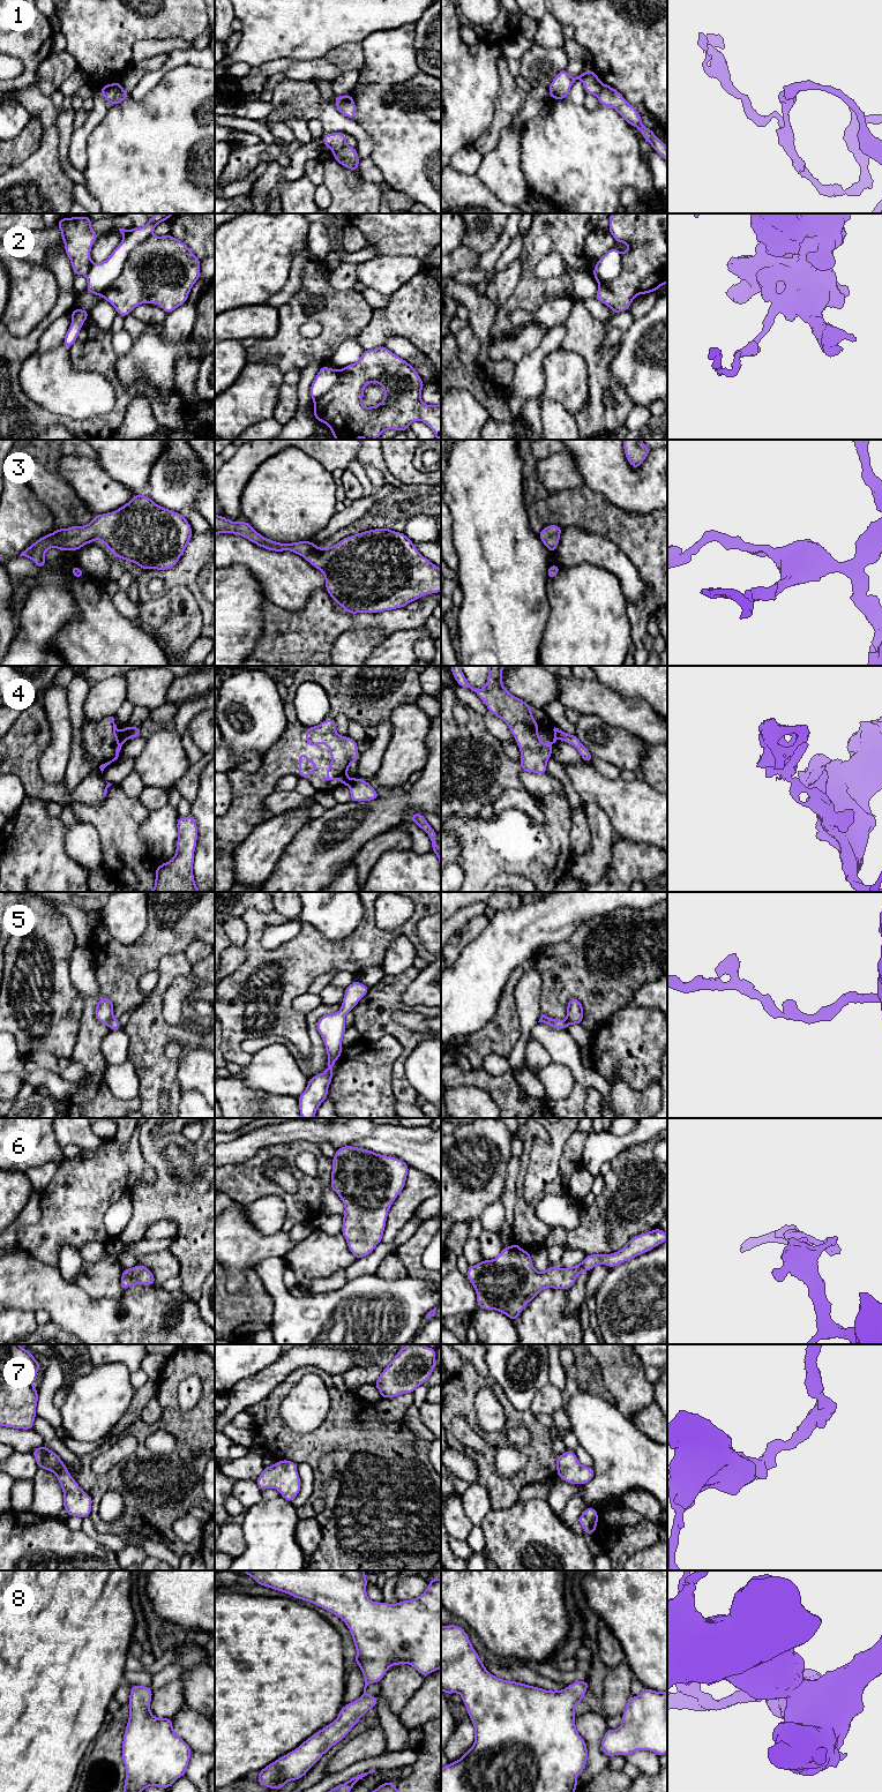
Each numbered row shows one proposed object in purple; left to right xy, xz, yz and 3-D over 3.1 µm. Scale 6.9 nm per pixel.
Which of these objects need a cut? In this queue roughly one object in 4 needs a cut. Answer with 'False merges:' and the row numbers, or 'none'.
False merges: 1, 2, 4

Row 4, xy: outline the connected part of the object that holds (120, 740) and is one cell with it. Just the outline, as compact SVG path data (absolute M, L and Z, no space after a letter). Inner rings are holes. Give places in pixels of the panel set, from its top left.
M110 717L110 718L107 718L107 719L109 719L110 722L113 723L113 735L114 735L114 738L115 738L115 742L117 742L118 747L117 747L117 749L115 749L115 757L114 757L112 760L110 760L110 762L107 762L107 763L105 763L105 764L102 764L102 765L99 766L102 773L103 773L104 768L105 768L107 765L110 765L112 762L114 762L114 760L118 759L119 752L120 752L120 750L121 750L124 743L126 742L126 738L125 738L125 736L124 736L124 732L122 732L122 730L119 730L119 729L117 728L117 725L114 723L114 718L113 718L113 717Z

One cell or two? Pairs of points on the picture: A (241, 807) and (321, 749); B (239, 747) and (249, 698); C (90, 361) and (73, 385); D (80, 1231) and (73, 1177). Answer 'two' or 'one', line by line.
A: one
B: one
C: two
D: one

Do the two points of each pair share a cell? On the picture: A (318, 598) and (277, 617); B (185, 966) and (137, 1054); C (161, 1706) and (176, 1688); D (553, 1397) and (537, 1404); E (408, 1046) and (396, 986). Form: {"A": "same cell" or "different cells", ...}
{"A": "same cell", "B": "same cell", "C": "same cell", "D": "same cell", "E": "same cell"}

